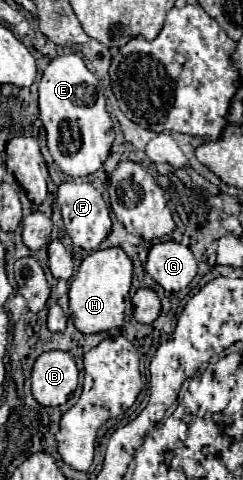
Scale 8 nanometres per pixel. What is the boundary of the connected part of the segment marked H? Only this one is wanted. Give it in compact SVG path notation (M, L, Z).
M120 247L112 249L98 249L90 253L74 281L70 283L70 315L78 331L82 333L100 333L124 323L124 301L129 299L130 281L132 281L132 261Z

